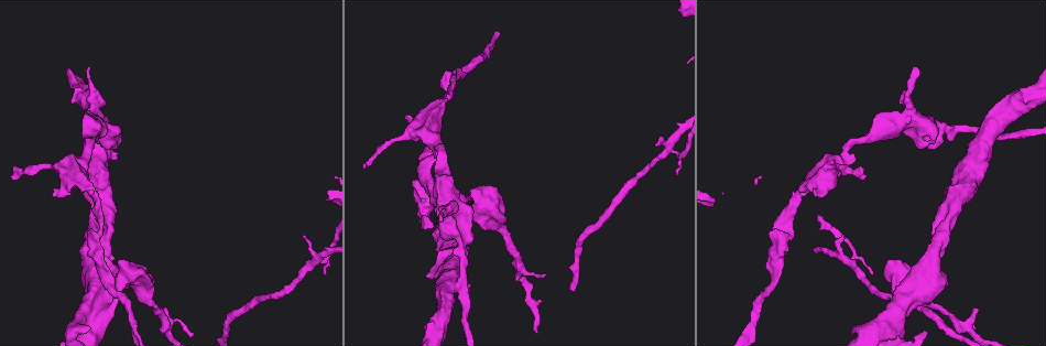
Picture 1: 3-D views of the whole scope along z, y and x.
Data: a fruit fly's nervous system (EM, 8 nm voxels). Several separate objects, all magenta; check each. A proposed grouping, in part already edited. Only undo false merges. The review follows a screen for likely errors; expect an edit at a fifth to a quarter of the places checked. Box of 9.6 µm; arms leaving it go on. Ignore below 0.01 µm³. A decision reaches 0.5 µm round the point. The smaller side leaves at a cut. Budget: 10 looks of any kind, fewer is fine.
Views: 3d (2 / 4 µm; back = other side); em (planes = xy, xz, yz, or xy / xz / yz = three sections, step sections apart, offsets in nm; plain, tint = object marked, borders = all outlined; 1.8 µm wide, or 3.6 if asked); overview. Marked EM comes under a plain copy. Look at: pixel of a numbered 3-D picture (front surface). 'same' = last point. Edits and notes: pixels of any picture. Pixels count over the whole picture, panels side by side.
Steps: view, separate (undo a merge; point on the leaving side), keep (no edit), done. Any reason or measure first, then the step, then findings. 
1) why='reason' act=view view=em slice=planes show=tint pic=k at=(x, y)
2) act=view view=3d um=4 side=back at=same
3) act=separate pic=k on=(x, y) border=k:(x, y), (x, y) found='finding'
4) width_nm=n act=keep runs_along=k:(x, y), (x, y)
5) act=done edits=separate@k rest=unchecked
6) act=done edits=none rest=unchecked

act=view view=em slice=planes show=tint pic=1 at=(102, 226)

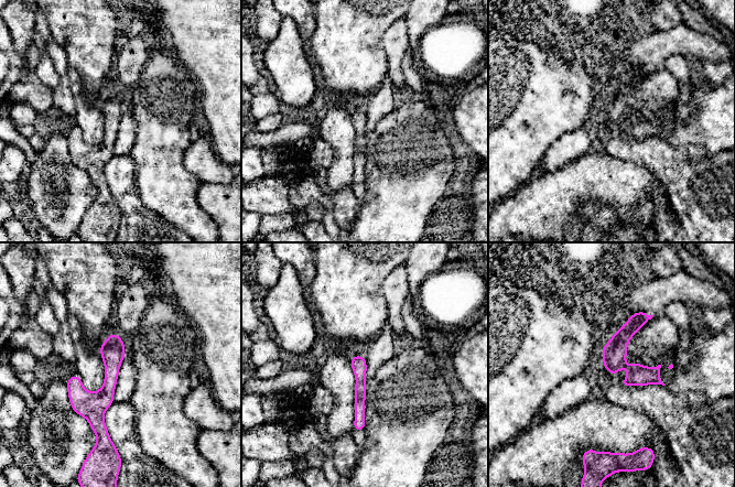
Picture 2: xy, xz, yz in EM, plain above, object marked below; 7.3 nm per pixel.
width_nm=120 act=keep runs_along=2:(114, 336), (101, 430) found='one neuron here'

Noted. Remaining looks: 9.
why='abrupt turn' act=view view=em slice=planes show=tint pic=1 at=(481, 209)

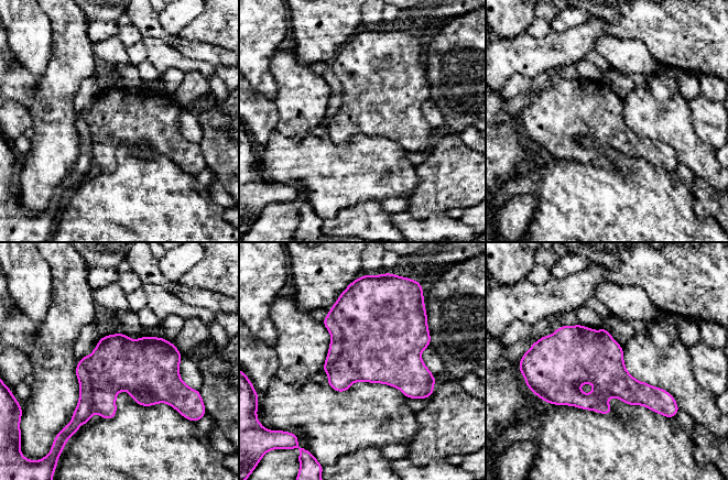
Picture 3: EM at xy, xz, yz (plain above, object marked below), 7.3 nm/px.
width_nm=380 act=separate pic=3 on=(375, 340) border=3:(328, 314), (341, 351), (327, 372) found='a second neuron is stuck on'

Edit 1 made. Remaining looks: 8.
why='redraw' act=view view=overview

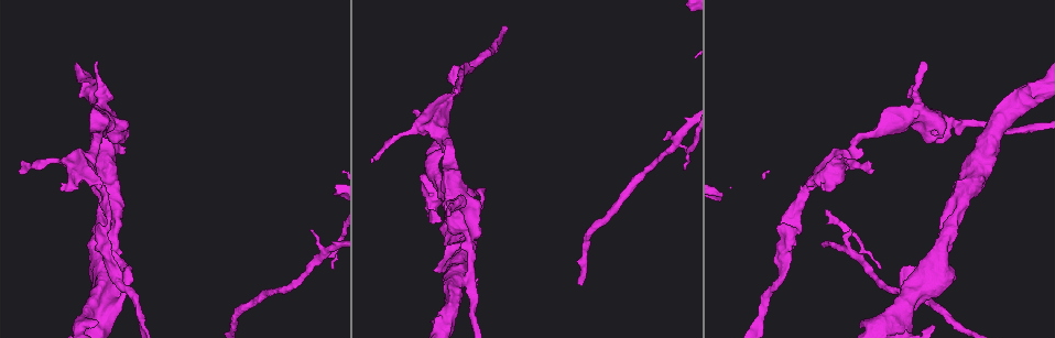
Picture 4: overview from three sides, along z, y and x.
act=view view=3d um=4 pic=4 at=(435, 127)

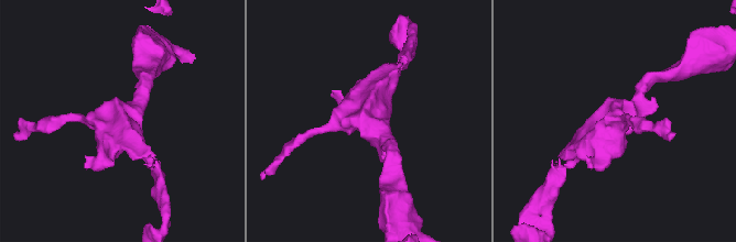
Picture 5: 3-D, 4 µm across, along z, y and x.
why='now the EM' act=view view=em slice=xz step=16 show=tint pic=5 at=(613, 123)

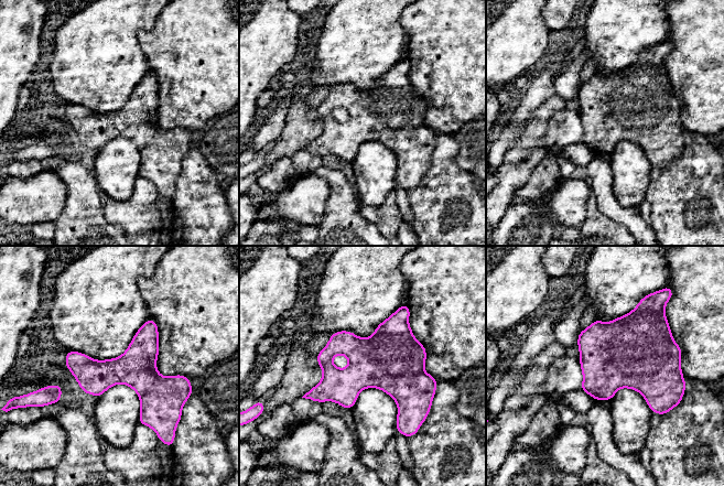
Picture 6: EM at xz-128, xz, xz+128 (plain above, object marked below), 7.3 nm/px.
act=keep runs_along=6:(68, 354), (87, 371), (179, 380) found='one neuron here'

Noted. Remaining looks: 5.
why='calibre changes' act=view view=3d um=2 pic=4 at=(915, 88)

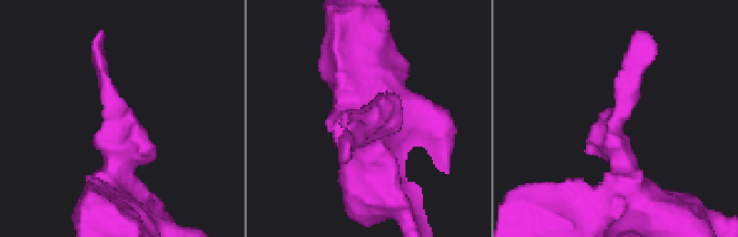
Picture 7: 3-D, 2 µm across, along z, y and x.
act=view view=em um=3.6 slice=xy step=4 show=tint pic=7 at=(119, 119)

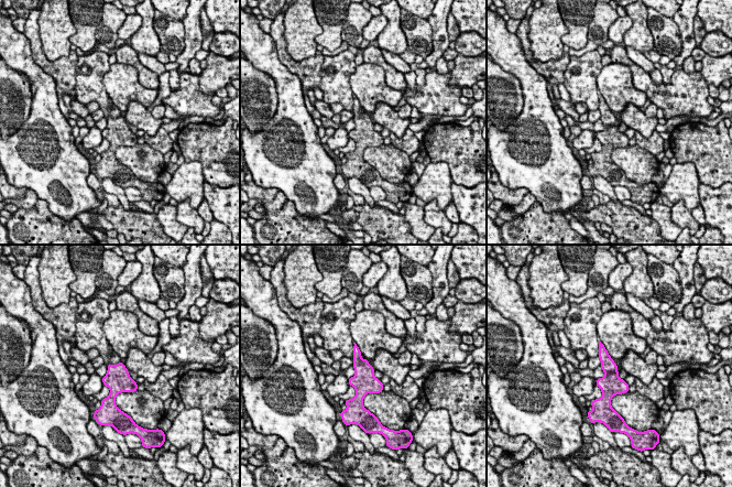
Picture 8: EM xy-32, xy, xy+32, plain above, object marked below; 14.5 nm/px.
why='another direction' act=view view=em um=3.6 slice=planes show=tint at=same

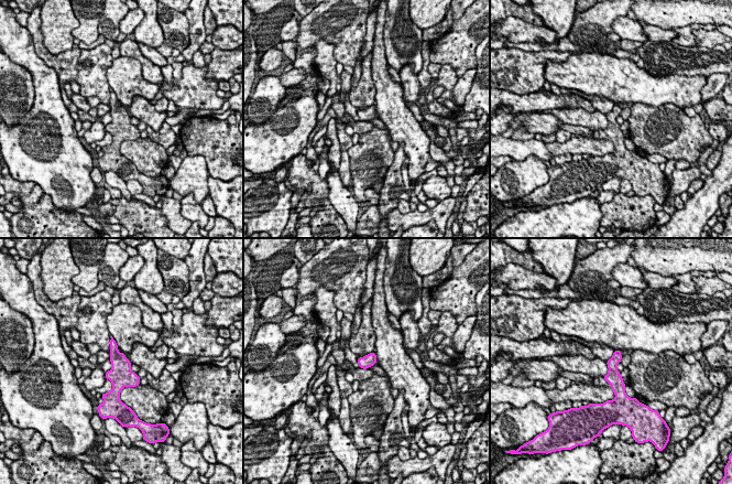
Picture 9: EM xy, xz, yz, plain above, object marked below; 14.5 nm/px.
act=keep runs_along=9:(616, 353), (613, 378), (620, 393) found='continuous, no second neuron'

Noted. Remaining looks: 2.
act=done edits=separate@3 rest=unchecked

